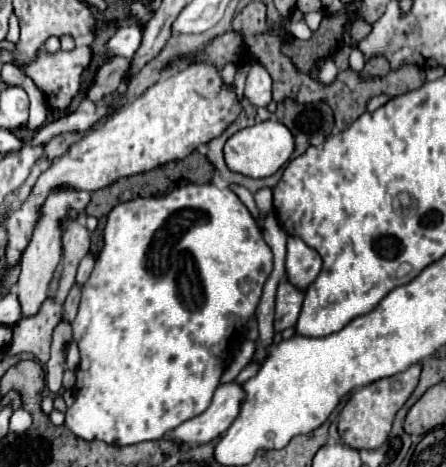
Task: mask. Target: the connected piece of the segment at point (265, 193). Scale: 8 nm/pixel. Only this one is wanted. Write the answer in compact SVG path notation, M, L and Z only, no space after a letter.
M260 189L256 195L256 205L258 205L258 211L260 211L260 219L266 219L268 213L272 213L272 191L270 189Z

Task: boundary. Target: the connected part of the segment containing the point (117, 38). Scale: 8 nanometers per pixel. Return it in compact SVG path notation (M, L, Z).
M138 25L132 27L120 27L116 35L108 41L108 51L110 55L120 55L120 53L134 53L136 47L142 41L142 29Z

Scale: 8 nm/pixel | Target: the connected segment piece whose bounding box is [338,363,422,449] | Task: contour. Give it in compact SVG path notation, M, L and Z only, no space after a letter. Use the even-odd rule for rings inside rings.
M414 363L406 371L394 375L394 377L380 379L380 381L374 381L374 383L362 387L362 389L356 389L350 395L344 409L340 411L338 433L340 433L342 441L346 441L354 449L376 449L376 447L384 445L384 441L388 439L388 433L392 429L394 415L406 403L406 399L412 395L412 391L418 385L420 371L422 371L420 363Z

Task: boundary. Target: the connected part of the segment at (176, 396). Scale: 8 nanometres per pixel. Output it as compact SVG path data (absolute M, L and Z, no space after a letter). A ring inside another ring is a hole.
M184 185L174 189L164 197L150 199L132 199L128 203L116 205L104 227L104 247L96 257L96 267L88 281L82 287L82 301L78 315L72 323L72 339L80 349L80 365L76 369L76 401L66 411L64 425L84 441L104 441L118 445L134 445L142 441L158 441L168 435L168 431L176 429L184 421L200 415L212 401L214 389L220 383L220 375L224 373L228 361L232 361L232 345L224 345L234 339L232 325L244 325L250 315L256 311L256 305L262 297L262 287L272 273L272 251L266 245L262 231L246 209L246 205L230 191L218 189L214 185Z

